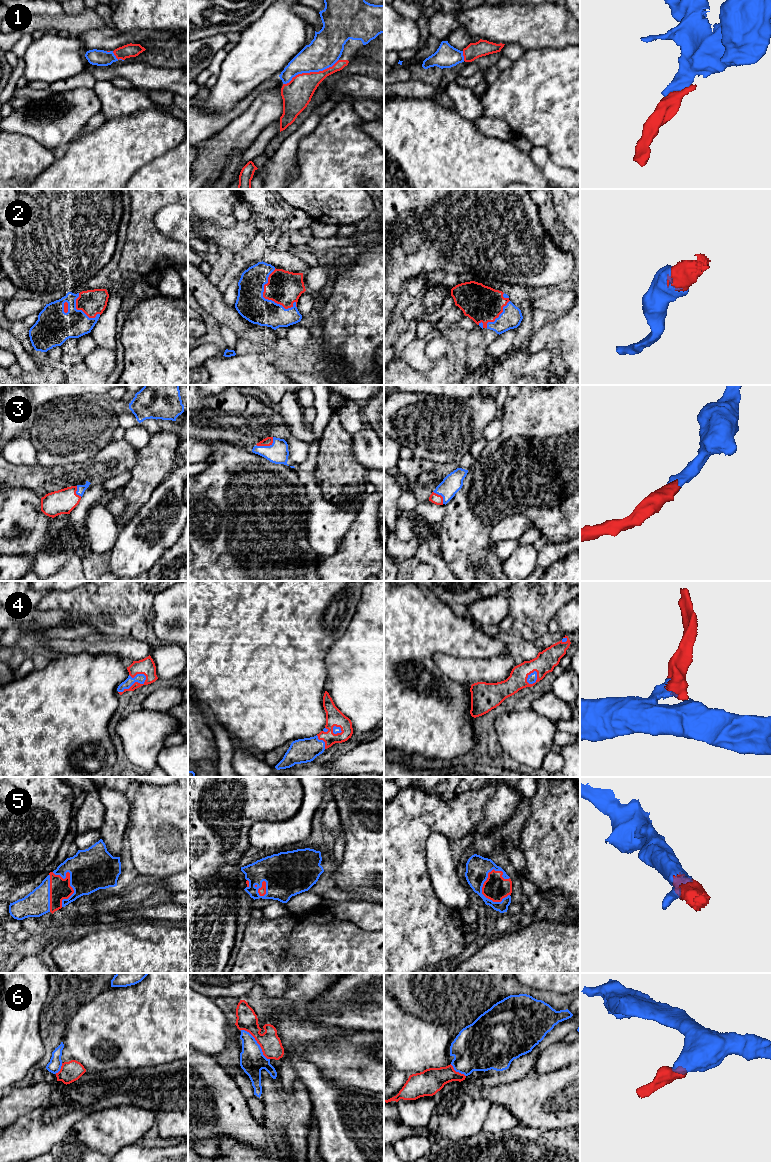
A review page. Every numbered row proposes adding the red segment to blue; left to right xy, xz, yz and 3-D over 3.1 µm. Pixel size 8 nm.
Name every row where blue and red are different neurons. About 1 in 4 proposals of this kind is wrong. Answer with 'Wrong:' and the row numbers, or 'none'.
Wrong: 6

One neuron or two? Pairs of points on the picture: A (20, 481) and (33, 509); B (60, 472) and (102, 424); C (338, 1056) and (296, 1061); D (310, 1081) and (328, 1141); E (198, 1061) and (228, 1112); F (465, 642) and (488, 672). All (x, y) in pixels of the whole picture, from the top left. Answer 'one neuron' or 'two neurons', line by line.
A: two neurons
B: two neurons
C: two neurons
D: one neuron
E: one neuron
F: two neurons

